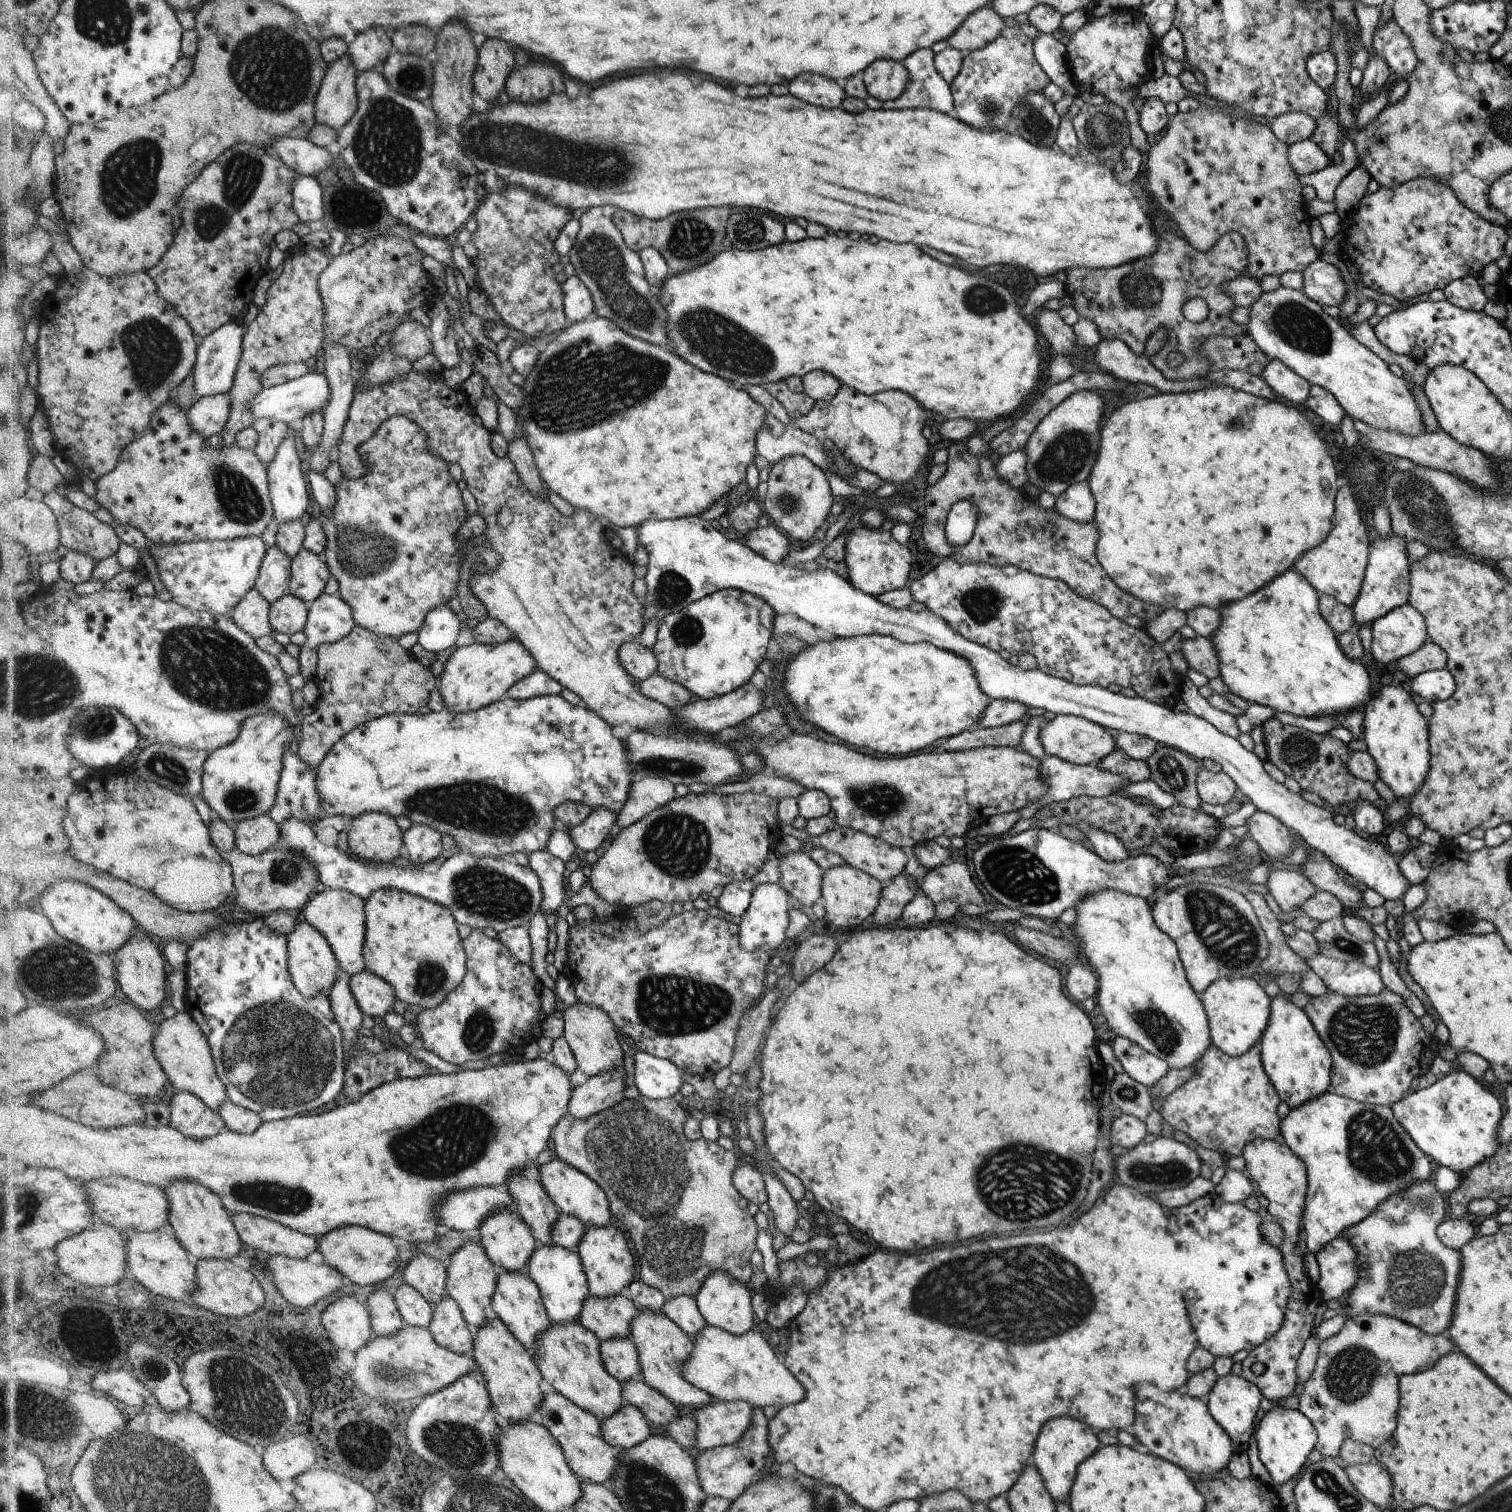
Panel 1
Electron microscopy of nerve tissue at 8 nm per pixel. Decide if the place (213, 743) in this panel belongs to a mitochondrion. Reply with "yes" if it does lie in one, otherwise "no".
no

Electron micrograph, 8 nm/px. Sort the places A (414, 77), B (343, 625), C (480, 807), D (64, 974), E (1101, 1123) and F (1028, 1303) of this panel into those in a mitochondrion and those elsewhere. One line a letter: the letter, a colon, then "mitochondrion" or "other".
A: mitochondrion
B: other
C: mitochondrion
D: mitochondrion
E: other
F: mitochondrion

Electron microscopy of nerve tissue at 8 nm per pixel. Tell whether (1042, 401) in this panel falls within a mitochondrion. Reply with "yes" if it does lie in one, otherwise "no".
no

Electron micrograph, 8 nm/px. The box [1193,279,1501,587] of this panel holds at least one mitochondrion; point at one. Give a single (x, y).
(1417, 498)

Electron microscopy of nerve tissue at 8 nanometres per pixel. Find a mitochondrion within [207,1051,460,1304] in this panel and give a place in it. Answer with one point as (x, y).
(282, 1198)

